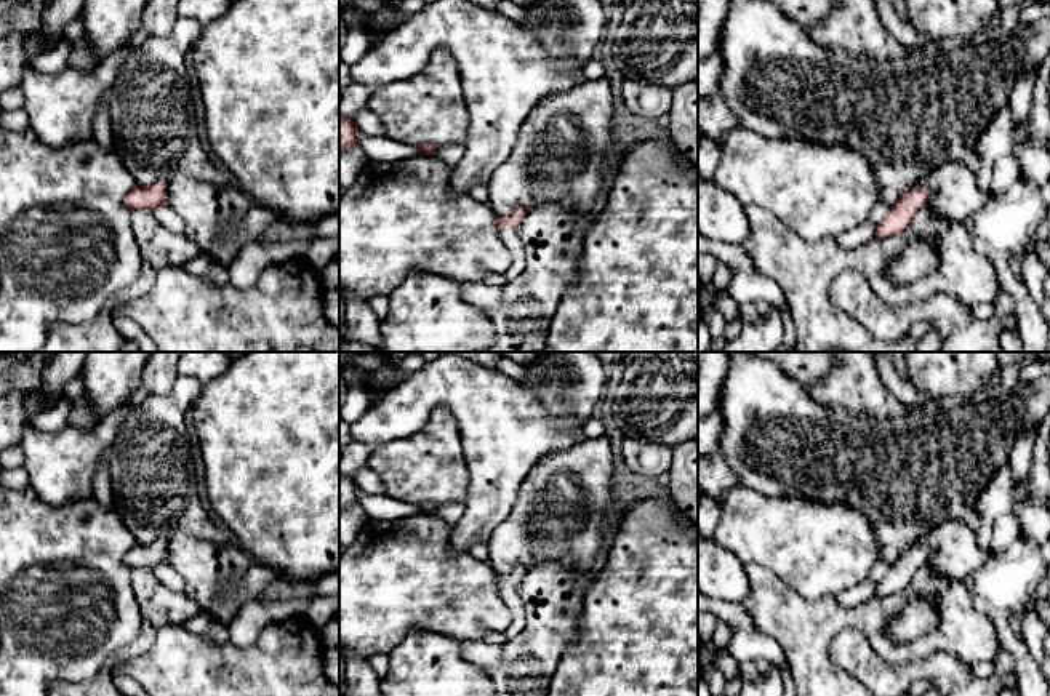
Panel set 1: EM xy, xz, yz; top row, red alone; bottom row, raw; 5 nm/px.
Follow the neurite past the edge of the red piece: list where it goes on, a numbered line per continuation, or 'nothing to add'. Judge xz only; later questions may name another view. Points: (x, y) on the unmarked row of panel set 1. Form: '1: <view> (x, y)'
1: xz (508, 592)

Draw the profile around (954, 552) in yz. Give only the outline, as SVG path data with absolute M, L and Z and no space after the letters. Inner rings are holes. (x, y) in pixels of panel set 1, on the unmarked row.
M964 520L938 523L916 546L927 546L930 549L927 565L957 584L970 579L988 558L988 549L976 541Z

